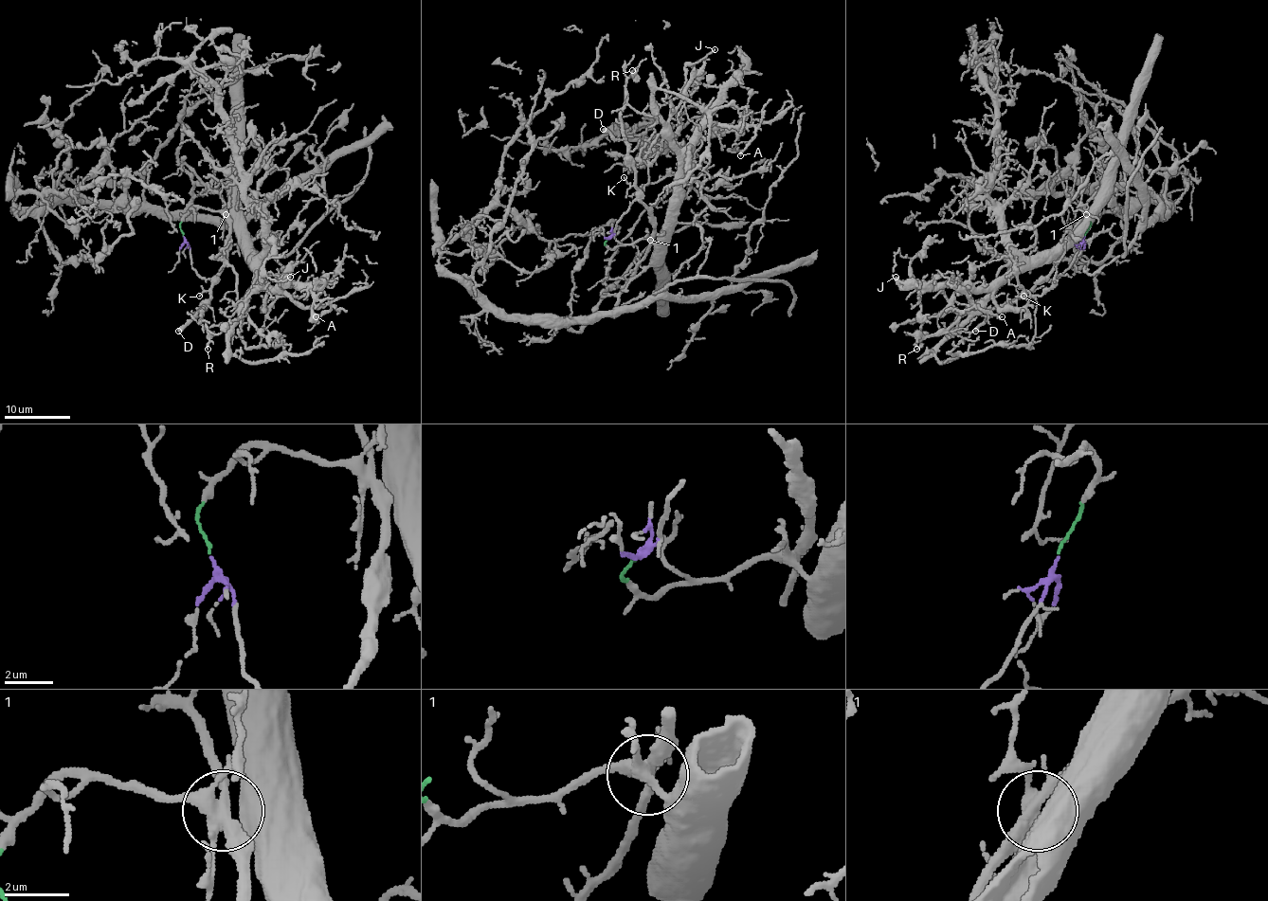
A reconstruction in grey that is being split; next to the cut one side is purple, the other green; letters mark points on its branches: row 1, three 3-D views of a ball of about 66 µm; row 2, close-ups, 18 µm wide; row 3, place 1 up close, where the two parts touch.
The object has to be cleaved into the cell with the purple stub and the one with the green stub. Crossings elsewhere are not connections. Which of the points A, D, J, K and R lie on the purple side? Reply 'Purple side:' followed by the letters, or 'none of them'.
Purple side: D, K, R

